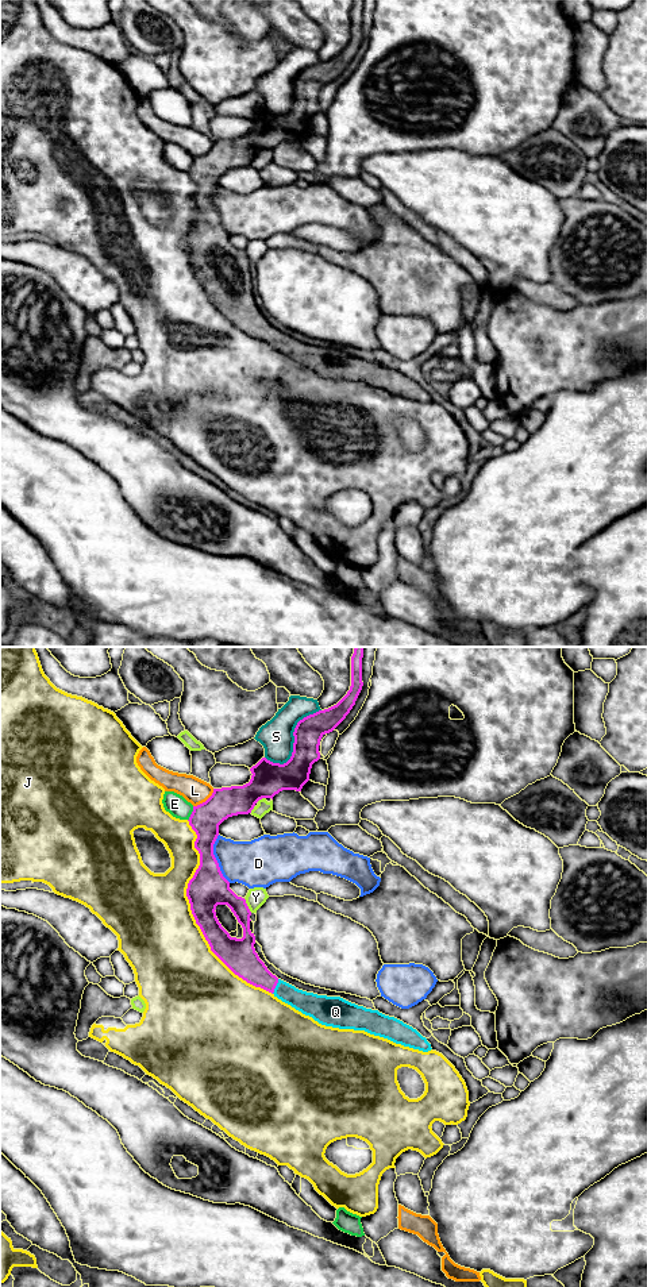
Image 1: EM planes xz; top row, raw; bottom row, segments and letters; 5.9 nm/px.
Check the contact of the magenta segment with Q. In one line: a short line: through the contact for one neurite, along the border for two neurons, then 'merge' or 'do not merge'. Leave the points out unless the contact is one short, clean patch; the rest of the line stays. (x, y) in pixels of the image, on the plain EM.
merge

